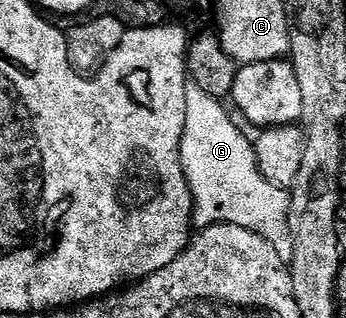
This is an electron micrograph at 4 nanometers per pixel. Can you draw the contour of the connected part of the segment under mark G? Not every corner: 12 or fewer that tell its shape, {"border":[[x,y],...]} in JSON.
{"border":[[188,87],[181,166],[196,229],[275,228],[286,261],[288,189],[217,98]]}

